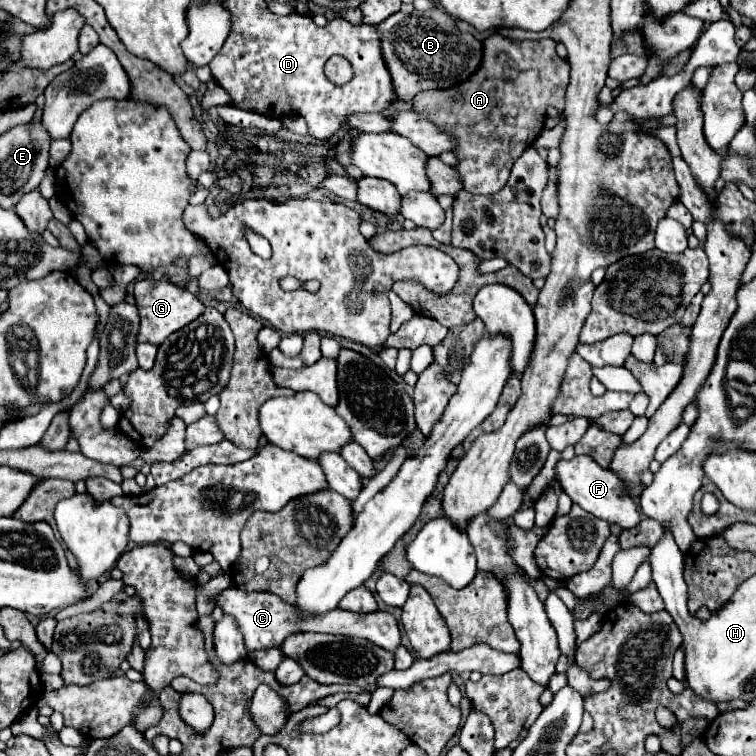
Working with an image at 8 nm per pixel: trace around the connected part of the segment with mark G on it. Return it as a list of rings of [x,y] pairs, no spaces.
[[[139,279],[135,283],[135,303],[139,307],[141,315],[141,329],[139,329],[139,343],[153,343],[161,345],[171,333],[185,327],[189,321],[201,317],[205,311],[205,305],[189,291],[167,283],[167,281],[155,281],[155,279]]]

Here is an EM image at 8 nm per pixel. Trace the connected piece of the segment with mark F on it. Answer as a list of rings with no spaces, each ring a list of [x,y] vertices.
[[[577,455],[571,461],[557,463],[557,479],[563,491],[573,499],[573,503],[581,505],[597,519],[605,519],[611,525],[619,525],[621,529],[633,529],[641,521],[641,513],[637,511],[637,501],[633,499],[629,487],[611,471],[599,467],[591,457]]]

